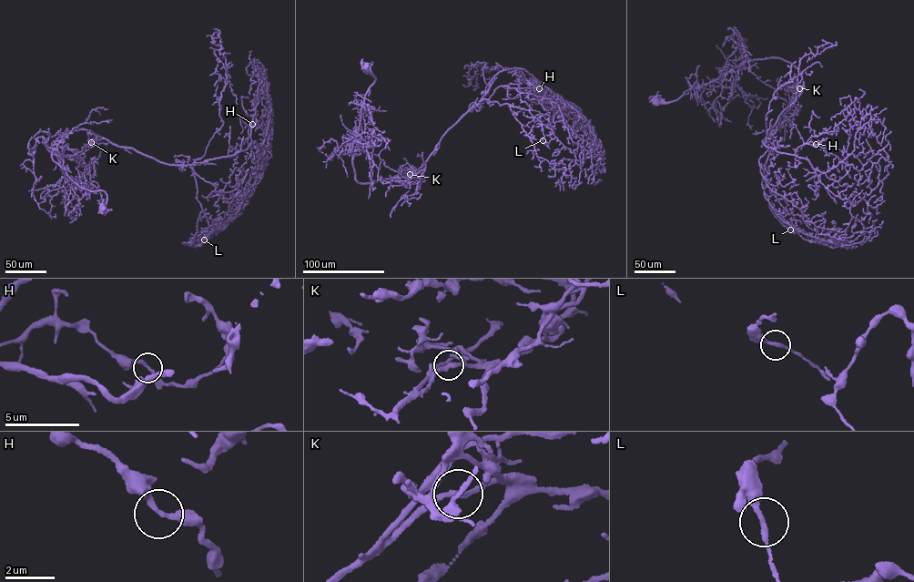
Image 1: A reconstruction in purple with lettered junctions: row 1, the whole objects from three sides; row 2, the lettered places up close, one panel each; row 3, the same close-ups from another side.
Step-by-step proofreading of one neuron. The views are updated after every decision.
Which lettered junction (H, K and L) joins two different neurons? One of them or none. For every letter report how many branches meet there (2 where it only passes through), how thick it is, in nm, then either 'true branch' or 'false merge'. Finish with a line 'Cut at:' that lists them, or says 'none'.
H: 2 branches meet; 240 nm thick; true branch
K: 2 branches meet; 220 nm thick; false merge
L: 2 branches meet; 220 nm thick; true branch
Cut at: K

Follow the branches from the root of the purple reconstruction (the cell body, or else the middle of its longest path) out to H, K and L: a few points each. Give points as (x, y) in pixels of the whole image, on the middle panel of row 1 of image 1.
H: (364, 67), (375, 79), (350, 152), (355, 178), (361, 183), (416, 170), (500, 72), (523, 68), (539, 88)
K: (364, 67), (375, 79), (365, 96), (358, 136), (350, 152), (355, 178), (370, 182), (415, 170), (410, 174)
L: (364, 67), (375, 79), (350, 152), (359, 182), (416, 170), (484, 99), (528, 110), (543, 124), (543, 140)

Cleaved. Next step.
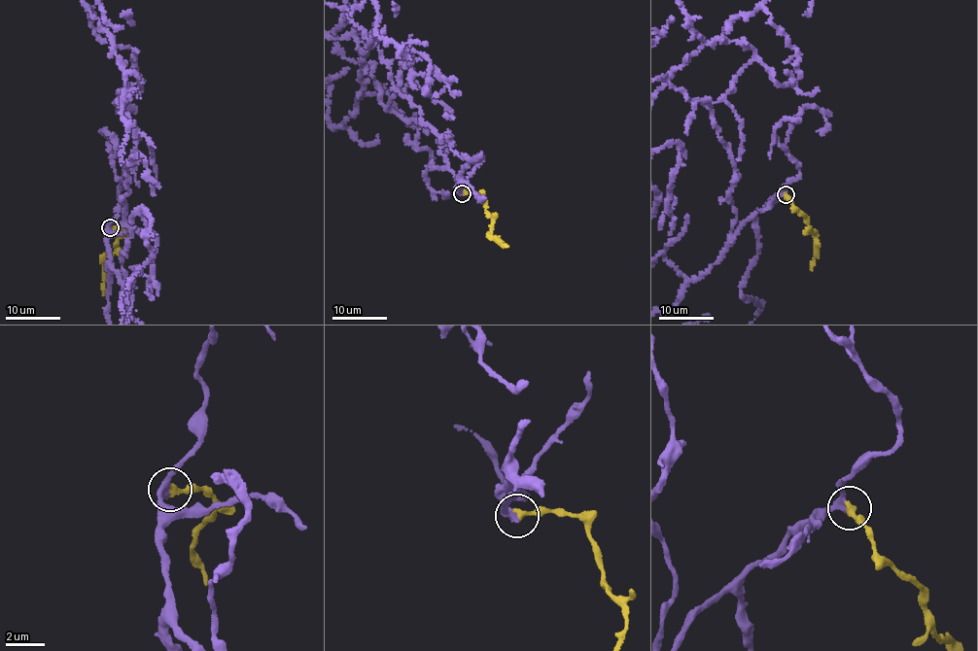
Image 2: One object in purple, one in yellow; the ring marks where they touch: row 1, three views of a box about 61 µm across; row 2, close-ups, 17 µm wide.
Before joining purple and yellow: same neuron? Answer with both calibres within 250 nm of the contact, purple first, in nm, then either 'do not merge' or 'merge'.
calibres 340 and 400 nm; merge

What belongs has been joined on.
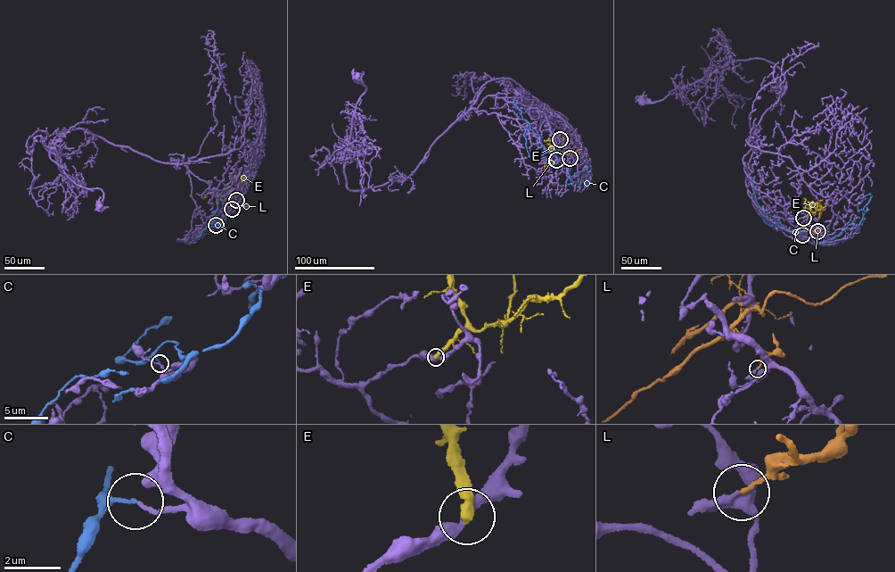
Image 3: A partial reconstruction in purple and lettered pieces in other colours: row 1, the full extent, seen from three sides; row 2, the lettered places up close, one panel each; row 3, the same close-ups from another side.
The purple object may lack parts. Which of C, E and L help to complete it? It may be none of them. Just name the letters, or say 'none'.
none

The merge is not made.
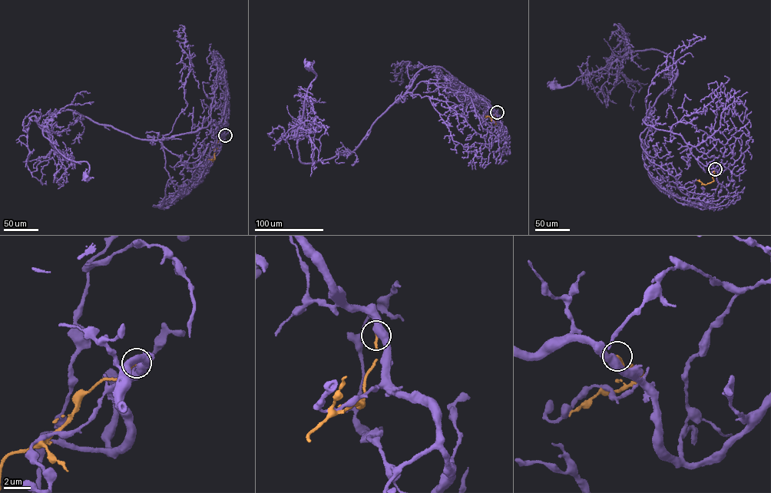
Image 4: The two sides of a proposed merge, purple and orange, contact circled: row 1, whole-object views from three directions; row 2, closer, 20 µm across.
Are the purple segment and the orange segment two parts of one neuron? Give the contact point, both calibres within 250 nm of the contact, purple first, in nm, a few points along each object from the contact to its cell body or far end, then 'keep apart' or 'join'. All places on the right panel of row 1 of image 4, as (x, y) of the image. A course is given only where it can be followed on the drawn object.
at (715, 169); 480 nm thick on the purple side, 170 nm on the other; purple runs (715, 169), (696, 159), (680, 135), (642, 120), (676, 74), (664, 52), (627, 51), (570, 84), (553, 84); orange runs (715, 169), (714, 180), (706, 184), (696, 180); keep apart

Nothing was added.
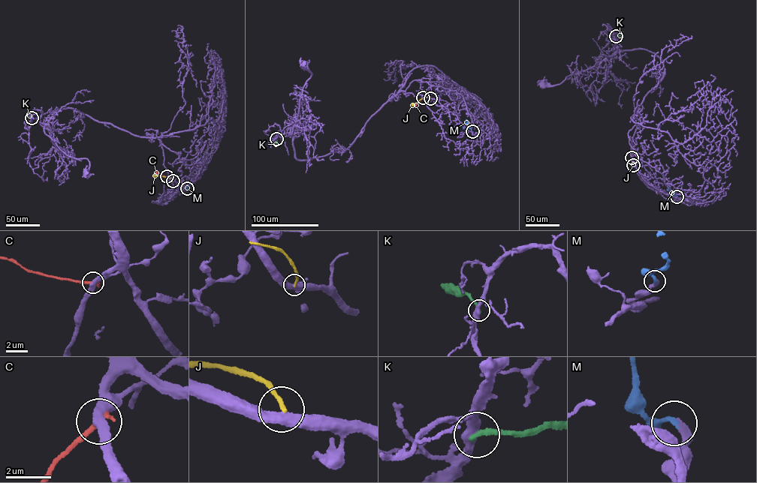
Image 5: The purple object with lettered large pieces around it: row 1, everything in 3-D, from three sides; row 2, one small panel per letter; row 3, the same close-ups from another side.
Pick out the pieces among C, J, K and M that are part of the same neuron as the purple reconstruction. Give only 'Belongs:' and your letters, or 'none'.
Belongs: M

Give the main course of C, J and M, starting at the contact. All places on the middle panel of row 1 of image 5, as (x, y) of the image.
C: (423, 97), (414, 106)
J: (430, 98), (421, 99), (411, 105)
M: (472, 131), (470, 128), (463, 129), (462, 124)

